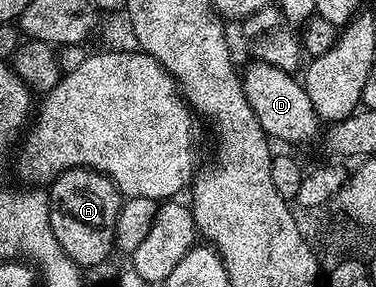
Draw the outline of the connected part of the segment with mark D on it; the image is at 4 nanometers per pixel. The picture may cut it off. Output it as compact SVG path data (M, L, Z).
M252 60L250 64L241 73L245 99L249 107L253 107L253 115L257 123L261 123L268 138L276 142L279 140L288 141L291 145L303 145L313 140L318 133L320 136L321 122L313 111L313 103L309 103L309 95L302 80L295 73L286 73L281 71L281 67L273 67L264 61Z

